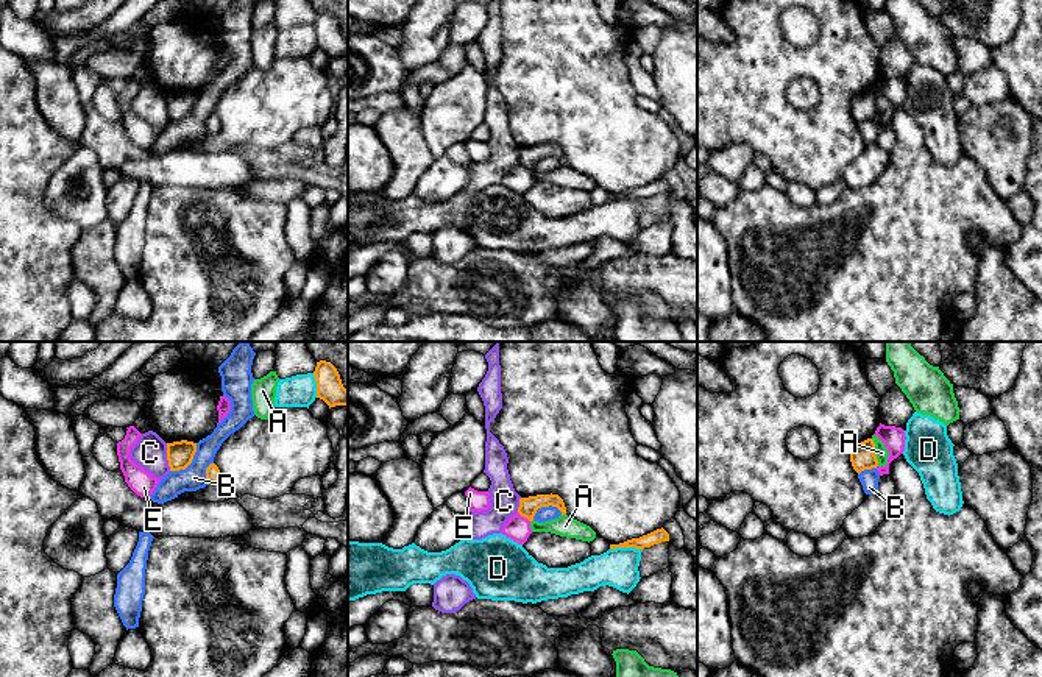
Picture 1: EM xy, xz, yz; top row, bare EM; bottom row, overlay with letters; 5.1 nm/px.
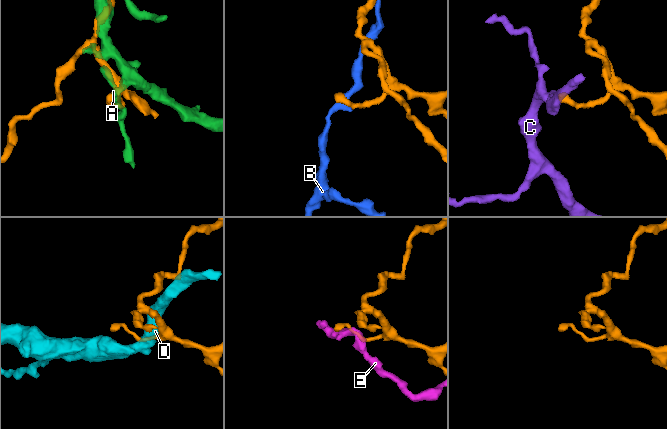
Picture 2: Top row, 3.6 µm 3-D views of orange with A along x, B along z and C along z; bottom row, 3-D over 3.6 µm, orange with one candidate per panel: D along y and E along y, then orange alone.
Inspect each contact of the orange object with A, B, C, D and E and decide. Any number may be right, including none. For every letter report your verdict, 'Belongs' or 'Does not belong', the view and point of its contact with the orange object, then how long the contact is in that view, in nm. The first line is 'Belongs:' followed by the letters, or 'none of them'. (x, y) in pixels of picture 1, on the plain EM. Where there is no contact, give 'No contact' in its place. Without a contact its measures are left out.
Belongs: none of them
A: Does not belong. Touches orange at yz (874, 103). Shared border 150 nm
B: Does not belong. Touches orange at xy (189, 114). Shared border 200 nm
C: Does not belong. Touches orange at xy (167, 108). Shared border 150 nm
D: Does not belong. Touches orange at xz (626, 197). Shared border 170 nm
E: Does not belong. Touches orange at xz (524, 167). Shared border 90 nm

